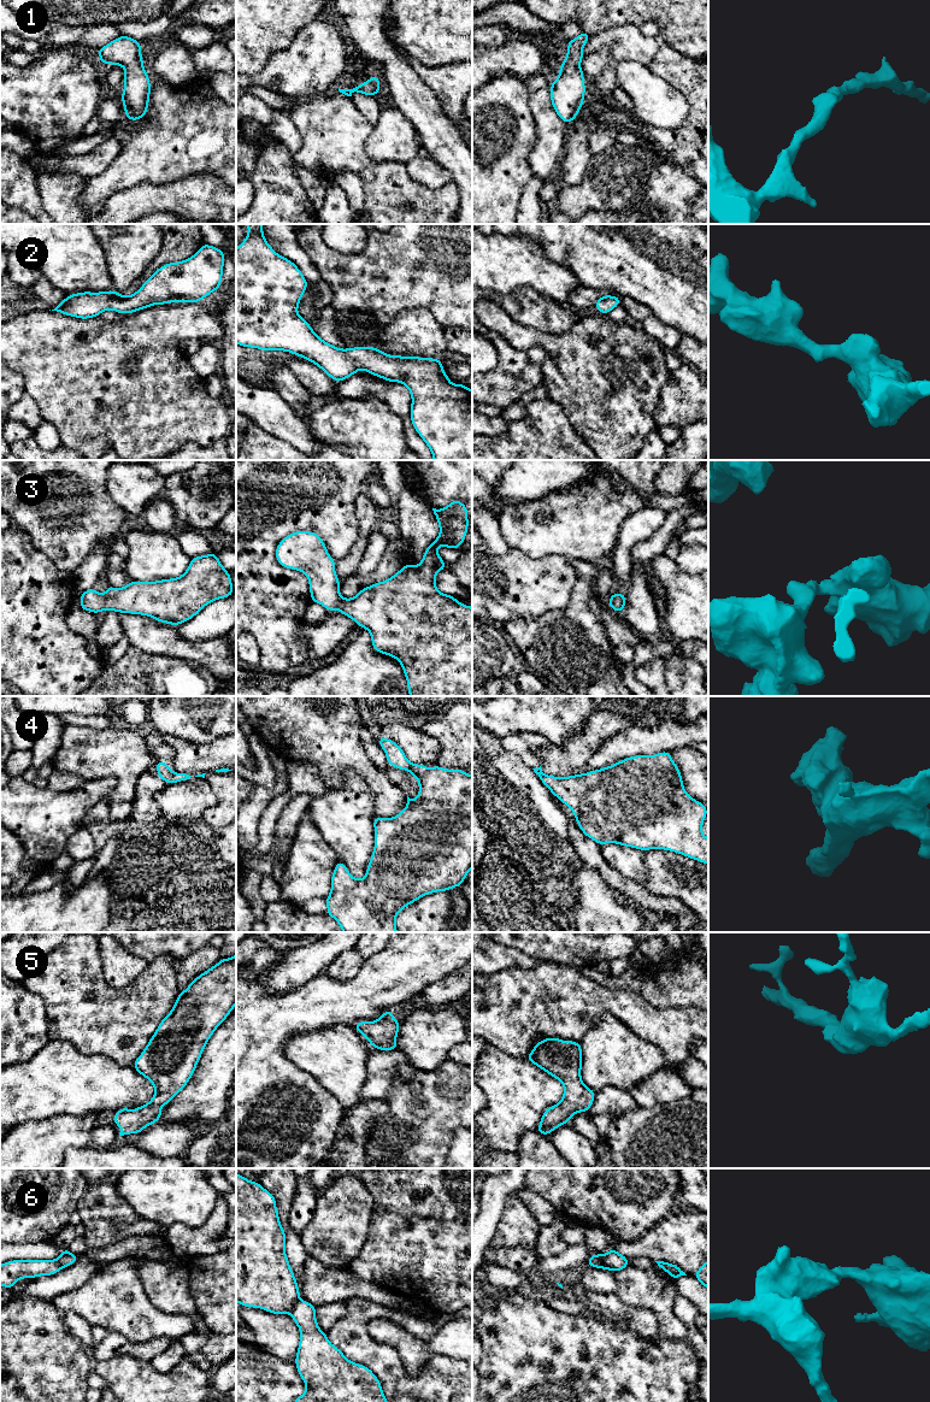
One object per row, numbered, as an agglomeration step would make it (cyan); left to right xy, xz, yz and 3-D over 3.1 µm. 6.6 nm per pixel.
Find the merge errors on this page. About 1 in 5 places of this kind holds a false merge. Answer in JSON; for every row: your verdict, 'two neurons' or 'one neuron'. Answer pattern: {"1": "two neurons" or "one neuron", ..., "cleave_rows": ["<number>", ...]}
{"1": "one neuron", "2": "one neuron", "3": "one neuron", "4": "two neurons", "5": "one neuron", "6": "two neurons", "cleave_rows": ["4", "6"]}

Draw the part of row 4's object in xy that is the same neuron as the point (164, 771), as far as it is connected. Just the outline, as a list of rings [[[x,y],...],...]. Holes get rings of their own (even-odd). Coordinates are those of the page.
[[[158,761],[154,767],[158,770],[158,777],[165,782],[173,774],[170,766],[165,761]]]

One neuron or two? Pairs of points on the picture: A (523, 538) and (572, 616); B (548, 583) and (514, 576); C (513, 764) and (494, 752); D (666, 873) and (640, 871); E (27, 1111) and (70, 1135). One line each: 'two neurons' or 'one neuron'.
A: two neurons
B: one neuron
C: one neuron
D: two neurons
E: two neurons

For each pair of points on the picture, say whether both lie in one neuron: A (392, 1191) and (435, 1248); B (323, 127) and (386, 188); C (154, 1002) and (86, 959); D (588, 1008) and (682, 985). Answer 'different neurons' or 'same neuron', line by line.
A: same neuron
B: different neurons
C: same neuron
D: different neurons

